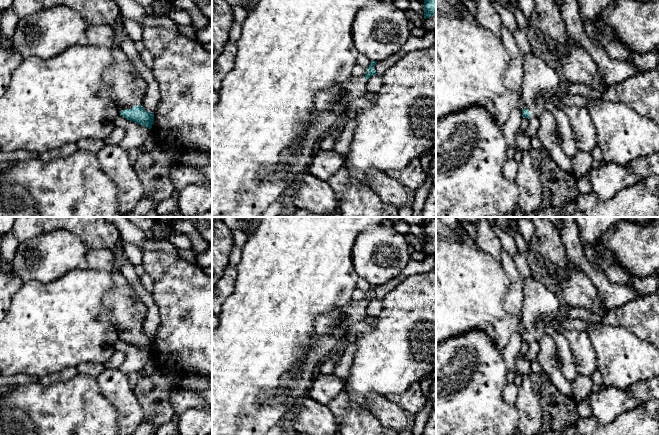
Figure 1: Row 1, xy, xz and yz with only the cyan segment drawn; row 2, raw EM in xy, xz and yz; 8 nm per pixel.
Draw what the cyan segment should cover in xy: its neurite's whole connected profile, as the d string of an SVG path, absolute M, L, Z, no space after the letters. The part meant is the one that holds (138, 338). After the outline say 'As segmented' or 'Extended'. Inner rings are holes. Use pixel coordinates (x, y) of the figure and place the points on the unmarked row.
M115 269L112 279L114 287L103 296L103 305L109 312L99 318L115 326L121 340L150 354L154 337L147 336L142 330L147 314L146 306L134 298L133 287L120 271Z. Extended

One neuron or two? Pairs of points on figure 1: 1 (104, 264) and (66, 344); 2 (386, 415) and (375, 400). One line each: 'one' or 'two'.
1: two
2: one

